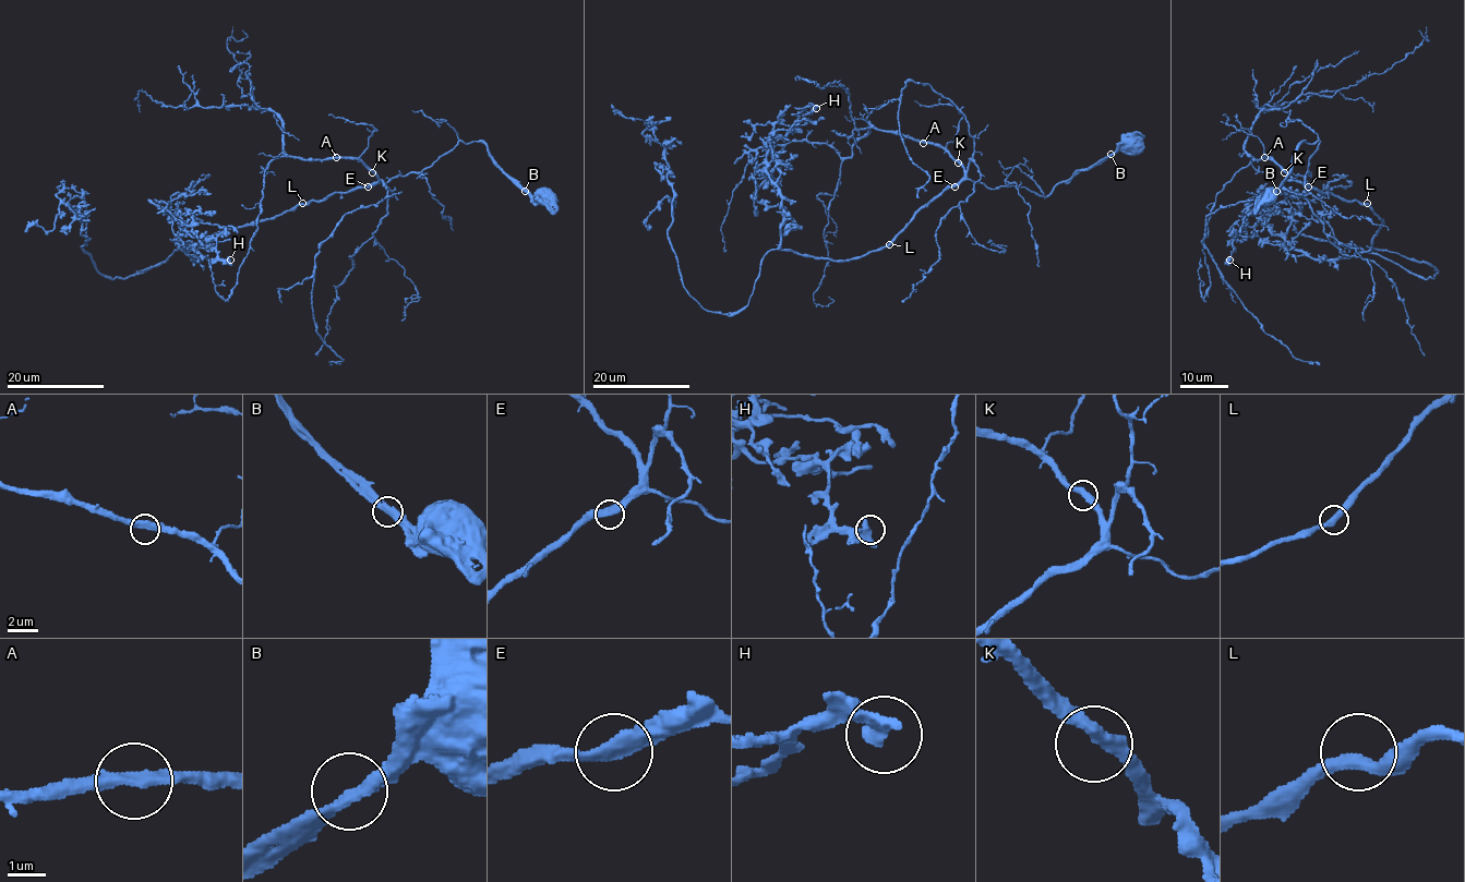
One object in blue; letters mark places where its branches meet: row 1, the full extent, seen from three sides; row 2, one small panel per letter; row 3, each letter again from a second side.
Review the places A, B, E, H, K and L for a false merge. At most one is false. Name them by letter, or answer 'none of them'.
B

